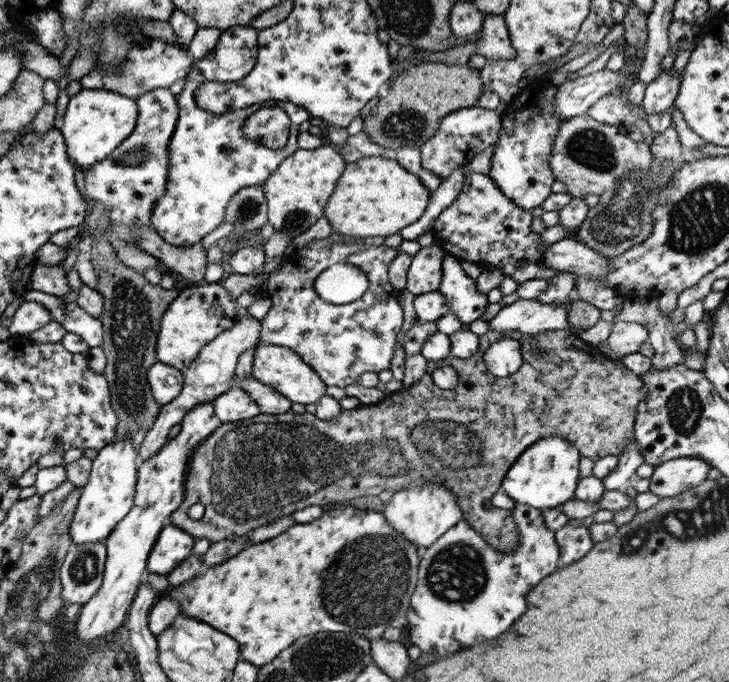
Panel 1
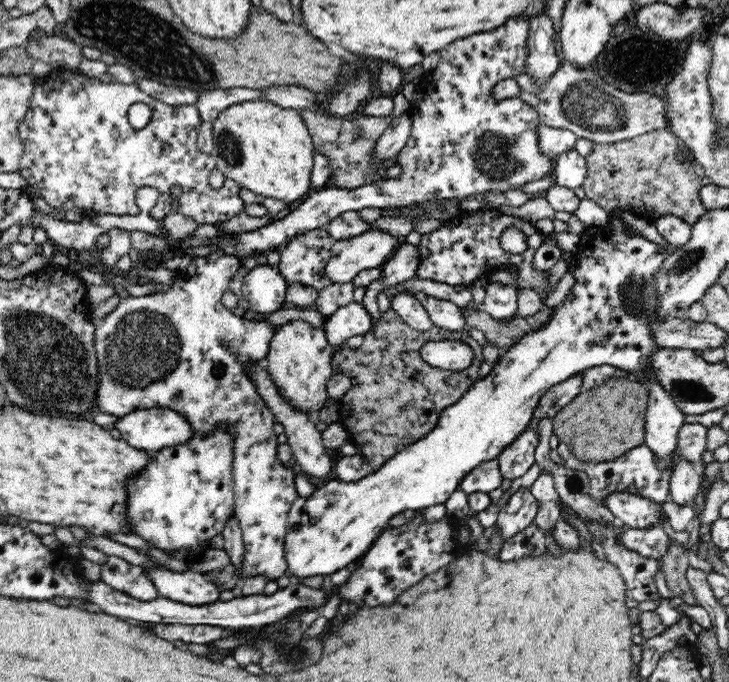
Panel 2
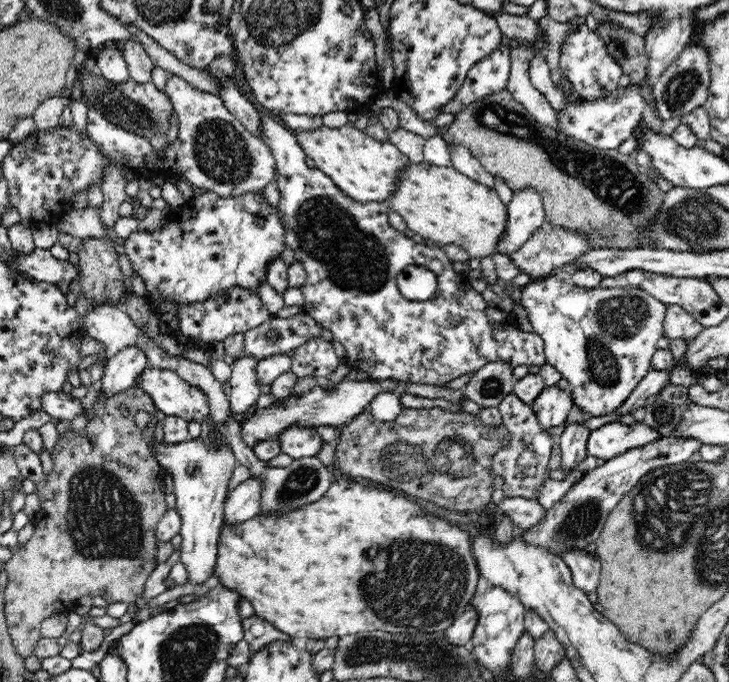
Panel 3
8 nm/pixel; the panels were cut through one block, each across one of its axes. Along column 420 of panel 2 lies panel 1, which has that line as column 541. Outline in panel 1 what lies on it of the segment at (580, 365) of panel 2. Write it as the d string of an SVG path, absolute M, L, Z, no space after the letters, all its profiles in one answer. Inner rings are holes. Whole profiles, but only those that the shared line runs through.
M557 435L546 436L525 447L505 473L500 488L515 503L539 510L558 507L574 498L579 458L579 451L568 440Z

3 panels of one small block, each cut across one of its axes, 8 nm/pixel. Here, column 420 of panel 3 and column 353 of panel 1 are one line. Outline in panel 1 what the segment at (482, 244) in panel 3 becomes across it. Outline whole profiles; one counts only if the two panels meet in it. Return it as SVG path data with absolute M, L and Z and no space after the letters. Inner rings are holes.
M368 156L357 162L345 163L345 170L337 184L333 187L333 194L329 196L322 216L332 226L331 232L339 232L345 236L371 238L372 236L387 237L390 234L403 232L403 229L421 217L427 208L431 190L427 190L416 175L407 173L395 160L386 160L384 156Z

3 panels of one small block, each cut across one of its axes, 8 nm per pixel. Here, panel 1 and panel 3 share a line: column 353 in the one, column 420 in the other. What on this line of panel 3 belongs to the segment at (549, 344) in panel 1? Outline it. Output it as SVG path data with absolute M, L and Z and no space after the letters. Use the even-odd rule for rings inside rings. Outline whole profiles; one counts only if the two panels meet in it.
M403 408L394 422L380 422L366 410L340 426L334 462L342 468L343 474L352 479L368 478L382 482L393 490L404 490L407 494L432 500L442 508L454 508L458 512L480 512L491 505L491 495L500 481L497 474L493 474L492 458L510 444L511 438L504 423L487 425L477 415L453 412L449 408Z

